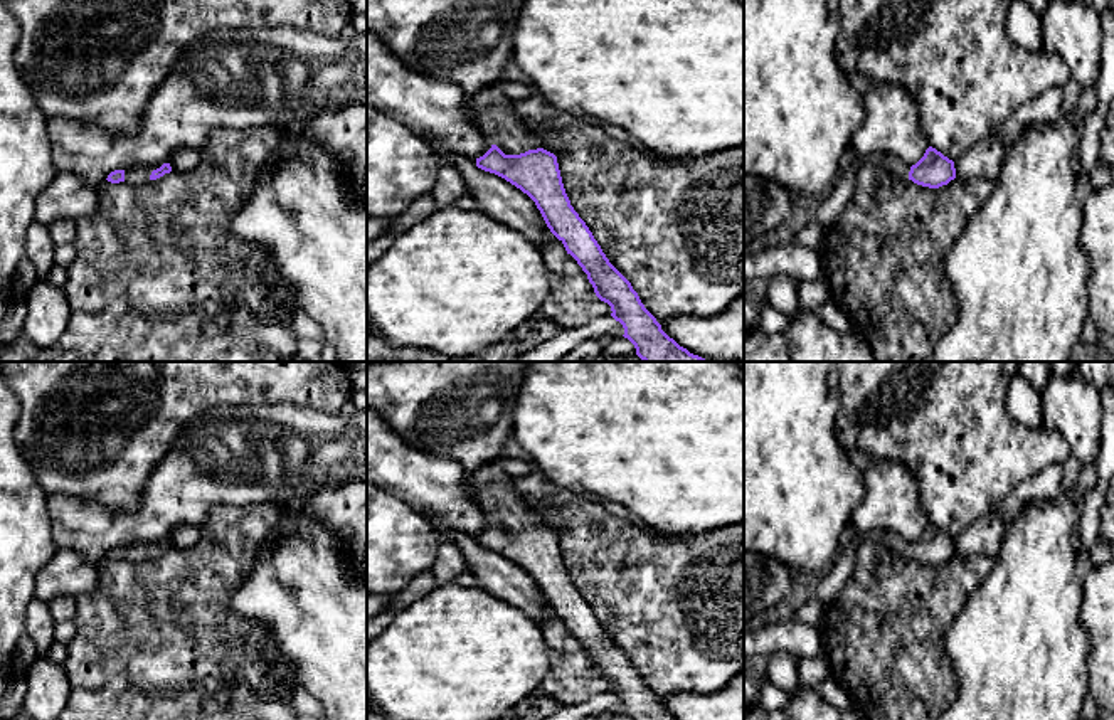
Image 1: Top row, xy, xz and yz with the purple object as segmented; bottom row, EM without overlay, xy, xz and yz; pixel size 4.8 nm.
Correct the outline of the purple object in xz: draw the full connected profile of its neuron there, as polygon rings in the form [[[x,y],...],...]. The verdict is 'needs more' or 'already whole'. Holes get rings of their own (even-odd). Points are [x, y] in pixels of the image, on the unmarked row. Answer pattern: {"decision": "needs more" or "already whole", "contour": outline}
{"decision": "needs more", "contour": [[[501,454],[466,476],[464,483],[491,518],[491,525],[476,535],[476,543],[505,555],[535,579],[550,609],[587,651],[596,673],[611,683],[611,693],[623,701],[624,715],[631,720],[676,720],[609,639],[570,582],[557,533],[544,527],[540,516],[522,501],[513,478],[503,469],[505,459]]]}

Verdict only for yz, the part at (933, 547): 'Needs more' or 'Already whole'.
Needs more

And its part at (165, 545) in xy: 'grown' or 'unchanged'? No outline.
grown

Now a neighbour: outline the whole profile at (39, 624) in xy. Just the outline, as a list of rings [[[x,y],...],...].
[[[34,597],[27,606],[25,634],[29,634],[35,644],[35,658],[44,658],[49,654],[54,643],[54,626],[56,621],[52,619],[49,604]]]

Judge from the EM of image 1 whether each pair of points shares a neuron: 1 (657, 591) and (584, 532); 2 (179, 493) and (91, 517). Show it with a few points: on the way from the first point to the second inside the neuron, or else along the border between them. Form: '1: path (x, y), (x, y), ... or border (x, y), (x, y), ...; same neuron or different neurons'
1: path (638, 572), (623, 557), (610, 557), (603, 550); same neuron
2: path (157, 513), (143, 525), (113, 525); same neuron

